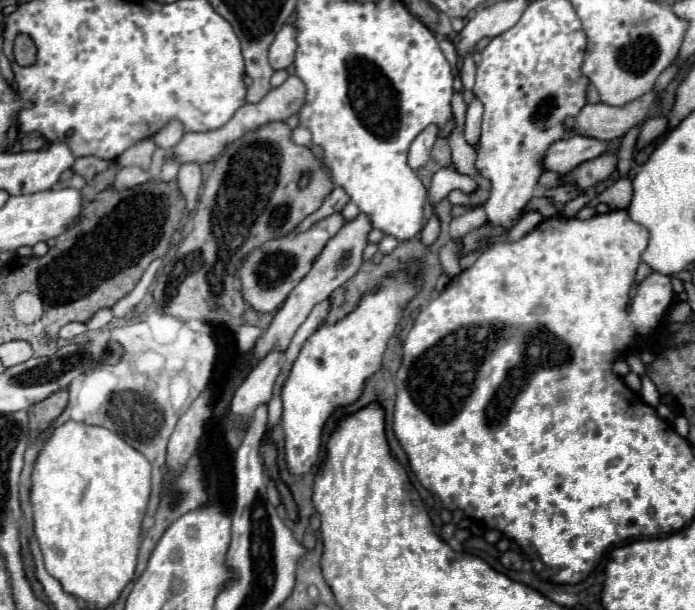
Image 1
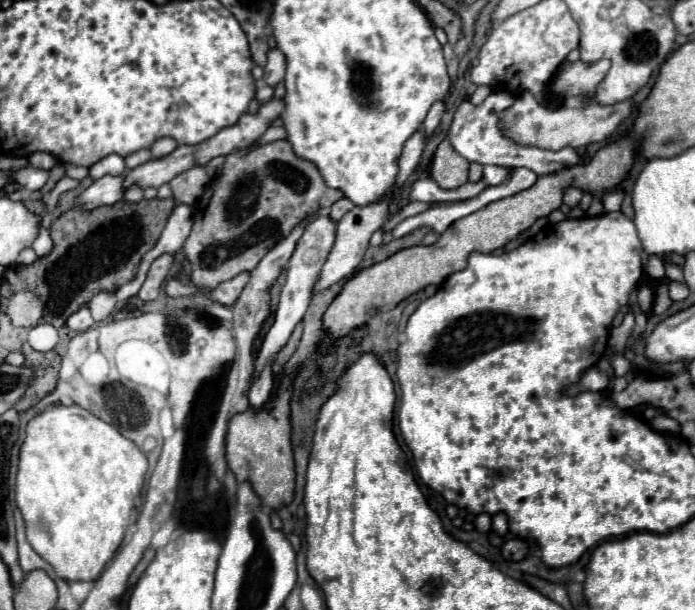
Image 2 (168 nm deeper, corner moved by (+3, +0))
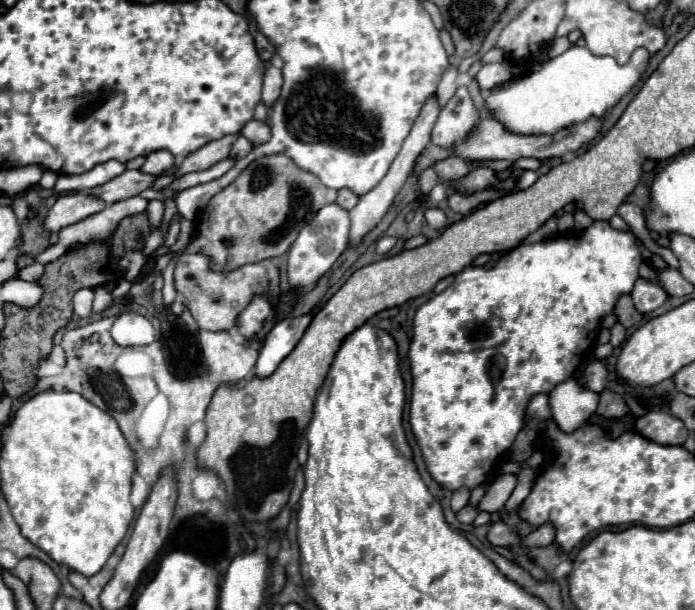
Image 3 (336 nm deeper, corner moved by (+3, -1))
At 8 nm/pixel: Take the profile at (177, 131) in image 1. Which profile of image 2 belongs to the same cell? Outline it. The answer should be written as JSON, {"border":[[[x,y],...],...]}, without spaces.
{"border":[[[169,137],[157,139],[157,141],[153,143],[153,147],[151,147],[151,155],[153,155],[155,159],[159,159],[159,157],[169,155],[169,153],[171,153],[175,147],[177,147],[177,143],[175,143],[173,139],[169,139]]]}

